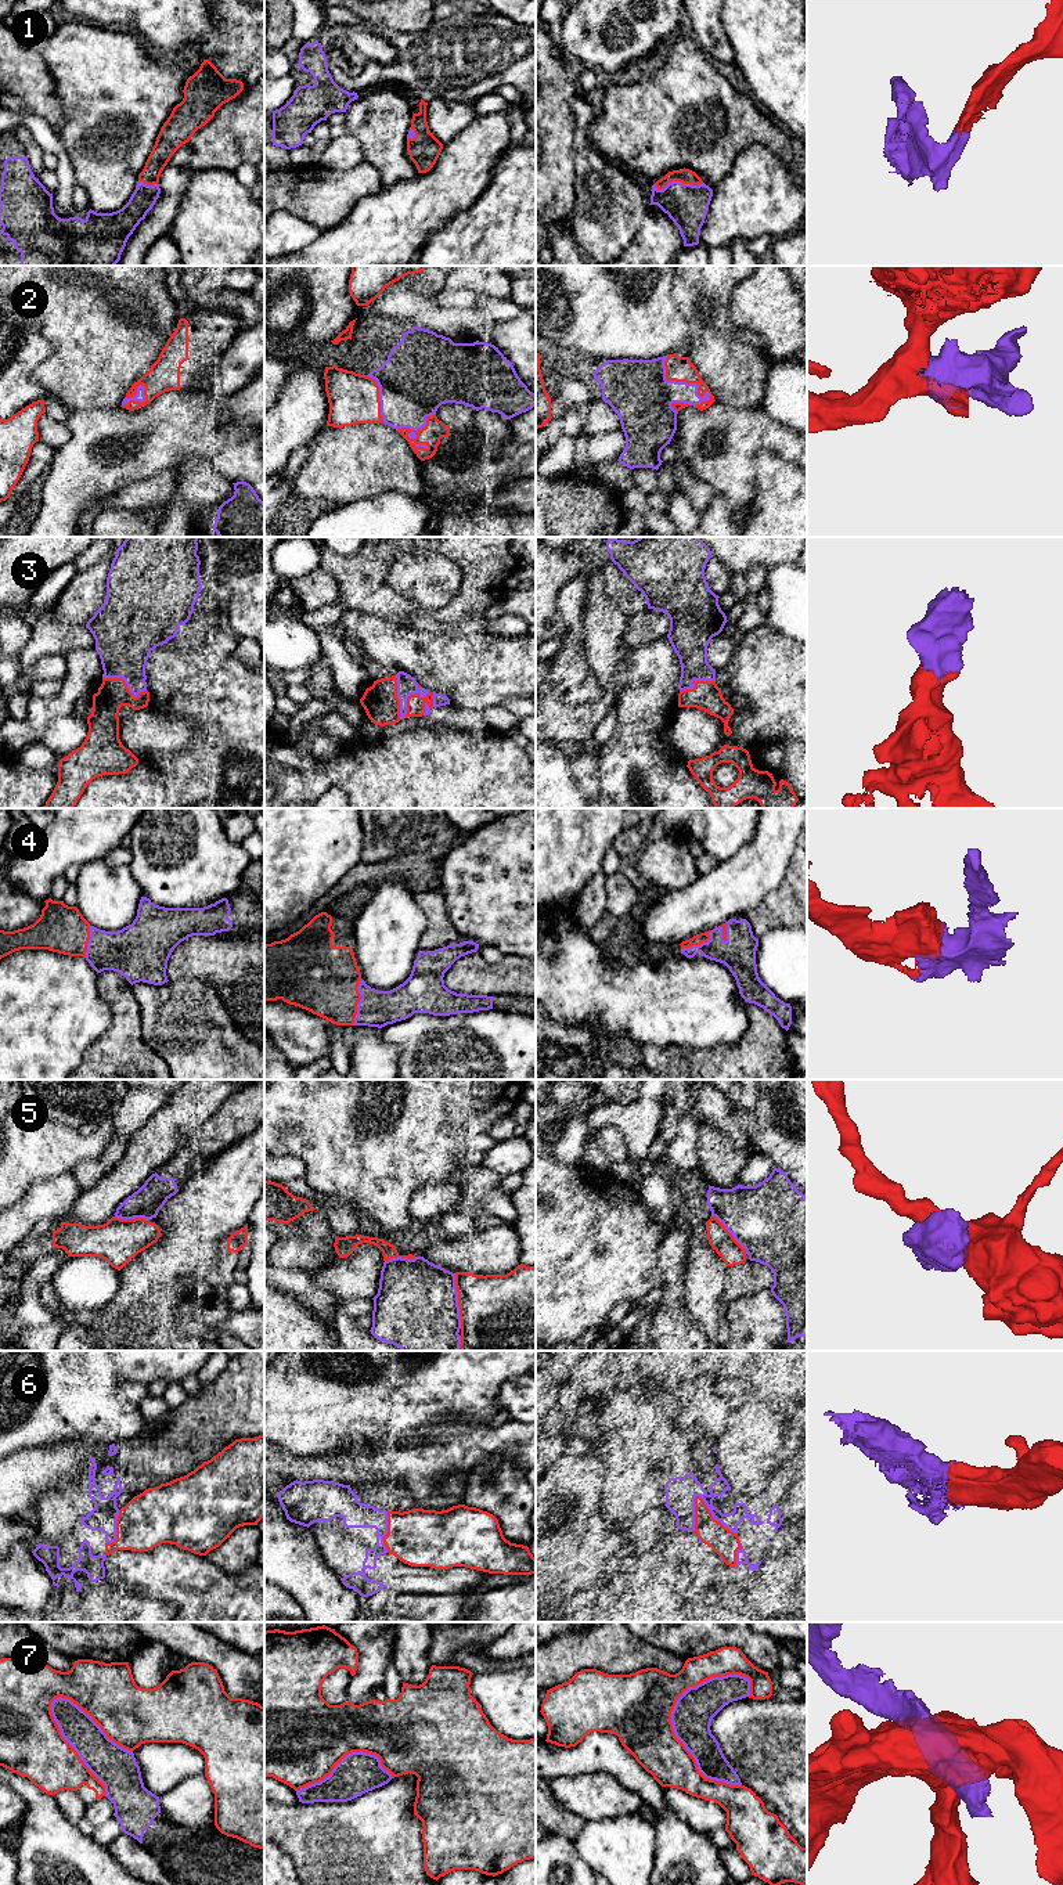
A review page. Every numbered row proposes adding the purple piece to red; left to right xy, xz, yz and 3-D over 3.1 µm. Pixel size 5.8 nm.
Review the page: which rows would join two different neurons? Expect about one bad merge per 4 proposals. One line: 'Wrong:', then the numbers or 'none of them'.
Wrong: 2, 5, 7

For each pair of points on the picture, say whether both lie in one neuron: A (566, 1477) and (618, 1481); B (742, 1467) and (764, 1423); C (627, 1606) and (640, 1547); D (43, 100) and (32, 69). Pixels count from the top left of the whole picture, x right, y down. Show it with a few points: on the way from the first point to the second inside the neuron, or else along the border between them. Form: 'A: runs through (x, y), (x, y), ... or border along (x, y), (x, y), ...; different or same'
A: border along (606, 1477), (604, 1481); different
B: runs through (748, 1456), (755, 1448), (755, 1434); same
C: border along (665, 1536), (637, 1557); different
D: runs through (38, 93), (32, 76); same

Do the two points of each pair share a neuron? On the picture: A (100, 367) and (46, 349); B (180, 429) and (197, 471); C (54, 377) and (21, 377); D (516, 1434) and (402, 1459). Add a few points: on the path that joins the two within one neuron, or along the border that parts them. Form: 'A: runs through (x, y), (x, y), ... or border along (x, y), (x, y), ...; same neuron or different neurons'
A: border along (40, 323), (51, 353), (32, 377); different neurons
B: border along (173, 468), (190, 456), (206, 456), (219, 472); different neurons
C: border along (51, 352), (32, 377), (46, 395); different neurons
D: runs through (487, 1441), (458, 1455), (431, 1459); same neuron

